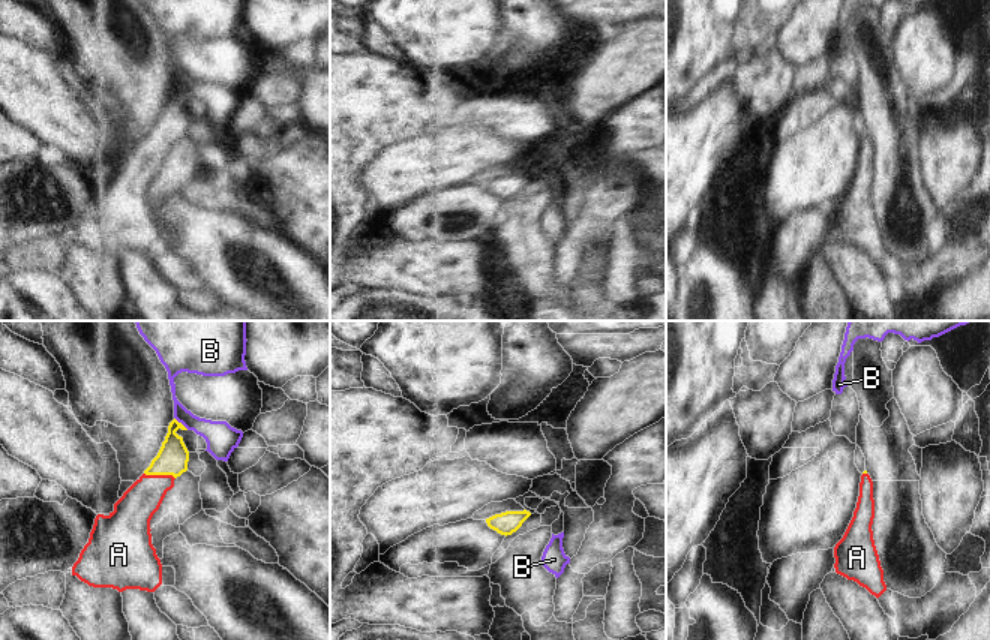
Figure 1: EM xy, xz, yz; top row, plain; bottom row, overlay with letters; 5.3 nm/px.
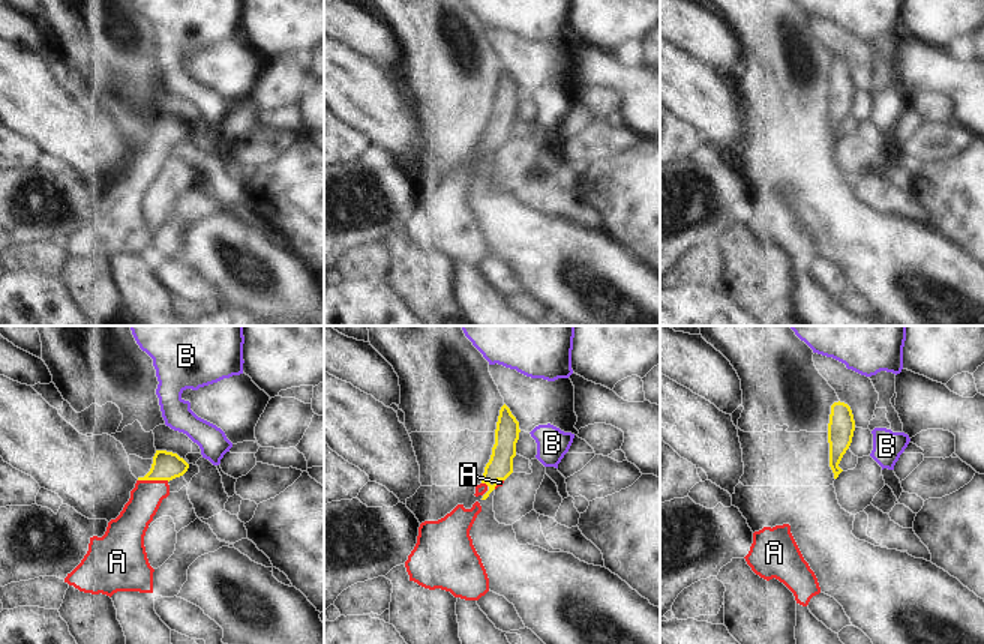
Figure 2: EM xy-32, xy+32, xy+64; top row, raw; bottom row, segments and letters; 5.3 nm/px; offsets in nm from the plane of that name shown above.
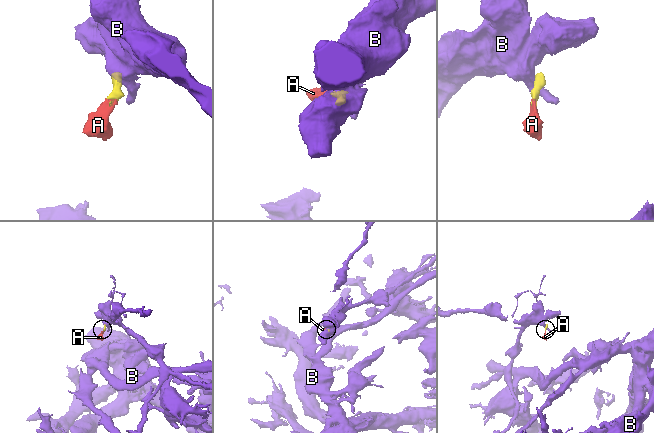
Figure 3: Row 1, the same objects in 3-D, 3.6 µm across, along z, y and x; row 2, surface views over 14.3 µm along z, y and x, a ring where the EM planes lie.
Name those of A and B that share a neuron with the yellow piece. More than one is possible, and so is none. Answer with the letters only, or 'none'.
A

